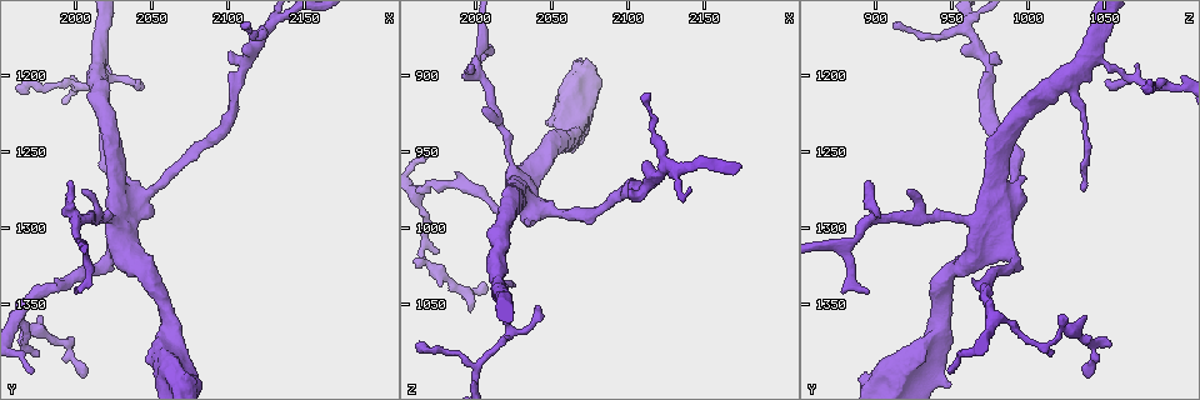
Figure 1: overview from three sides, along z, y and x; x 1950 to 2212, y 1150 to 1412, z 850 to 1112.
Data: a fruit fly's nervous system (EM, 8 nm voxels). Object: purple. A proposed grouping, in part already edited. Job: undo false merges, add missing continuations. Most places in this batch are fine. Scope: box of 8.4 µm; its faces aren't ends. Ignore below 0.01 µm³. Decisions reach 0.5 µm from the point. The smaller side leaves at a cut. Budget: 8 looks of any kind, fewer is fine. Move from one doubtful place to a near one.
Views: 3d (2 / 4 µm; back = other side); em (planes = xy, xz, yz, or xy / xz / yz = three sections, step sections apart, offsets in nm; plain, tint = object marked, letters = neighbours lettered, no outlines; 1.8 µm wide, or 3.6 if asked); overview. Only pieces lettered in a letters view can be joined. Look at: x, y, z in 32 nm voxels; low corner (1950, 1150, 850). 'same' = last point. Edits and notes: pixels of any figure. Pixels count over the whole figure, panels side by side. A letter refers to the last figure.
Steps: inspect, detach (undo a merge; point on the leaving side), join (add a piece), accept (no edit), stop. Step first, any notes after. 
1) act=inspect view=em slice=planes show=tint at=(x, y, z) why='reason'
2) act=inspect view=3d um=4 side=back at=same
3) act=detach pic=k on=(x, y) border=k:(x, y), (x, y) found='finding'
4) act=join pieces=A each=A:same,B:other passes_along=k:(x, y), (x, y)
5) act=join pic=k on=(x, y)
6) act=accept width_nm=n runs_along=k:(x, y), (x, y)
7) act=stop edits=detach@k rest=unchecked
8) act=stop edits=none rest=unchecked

act=inspect view=3d um=2 side=back at=(2002, 1206, 1090) why='two arms in line, one across'

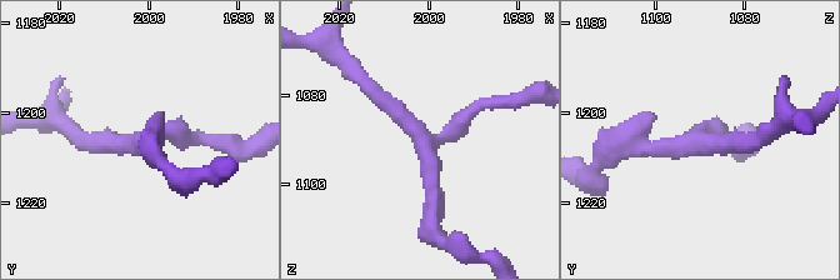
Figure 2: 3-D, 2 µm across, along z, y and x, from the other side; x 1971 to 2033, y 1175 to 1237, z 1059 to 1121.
act=inspect view=em slice=yz step=4 show=tint at=(2002, 1206, 1089) arms=3

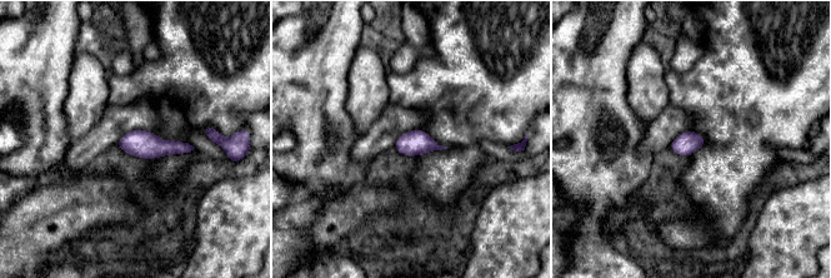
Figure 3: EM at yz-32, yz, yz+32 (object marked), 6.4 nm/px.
act=inspect view=em slice=planes show=letters at=same

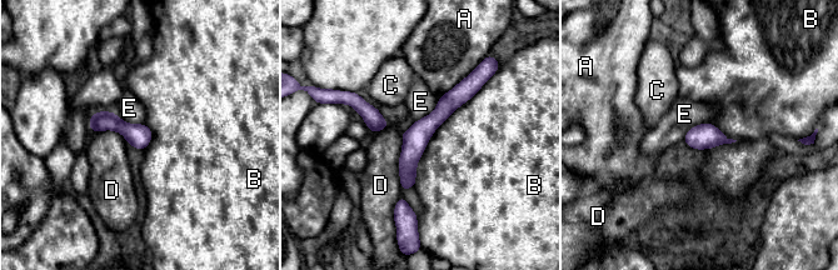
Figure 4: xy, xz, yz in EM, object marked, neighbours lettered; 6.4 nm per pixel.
act=accept width_nm=160 each=A:other,B:other,C:other,D:other,E:other runs_along=4:(477, 85), (417, 136), (404, 185) found='continuous, no second neuron'

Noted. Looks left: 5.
act=inspect view=em slice=xy step=4 show=letters at=(2014, 1190, 1040) why='thin arm on a thick one'

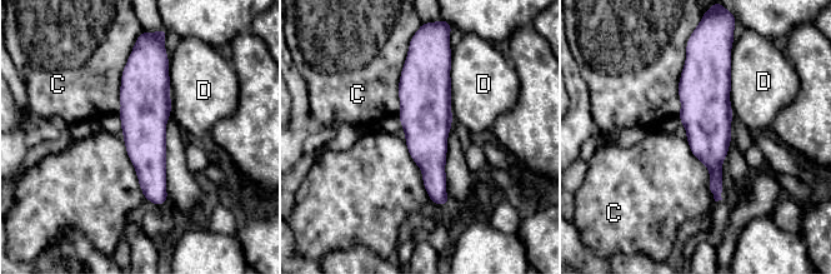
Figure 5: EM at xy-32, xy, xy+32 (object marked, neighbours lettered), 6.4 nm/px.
act=accept each=C:other,D:other runs_along=5:(414, 60), (442, 202) found='all the same neuron'

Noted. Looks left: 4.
act=inspect view=em slice=planes show=tint at=(2002, 1294, 898) why='branch point'

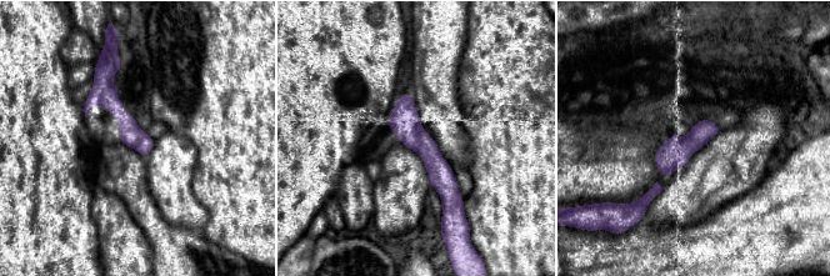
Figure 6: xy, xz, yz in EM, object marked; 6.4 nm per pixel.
act=inspect view=em slice=planes show=letters at=same

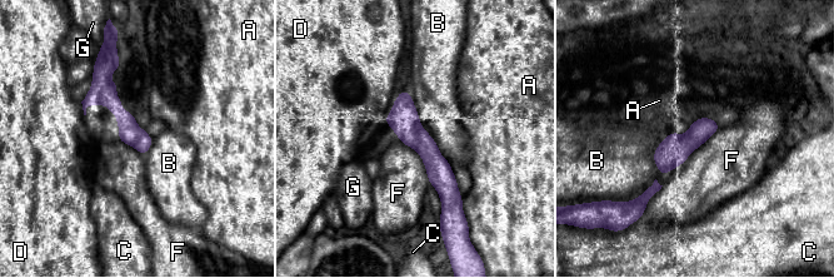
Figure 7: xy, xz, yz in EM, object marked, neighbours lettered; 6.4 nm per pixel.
act=accept each=A:other,B:other,C:other,D:other,F:other,G:other border=7:(720, 127), (673, 170) found='one neuron here'

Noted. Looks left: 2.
act=stop edits=none rest=unchecked

